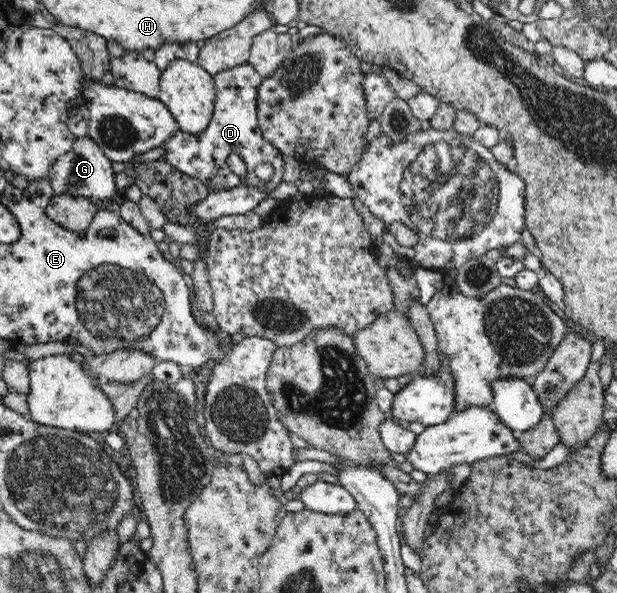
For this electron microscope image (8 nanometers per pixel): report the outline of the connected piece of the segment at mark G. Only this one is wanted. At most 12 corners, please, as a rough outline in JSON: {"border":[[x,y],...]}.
{"border":[[76,137],[49,175],[55,195],[98,204],[122,193],[112,161]]}

